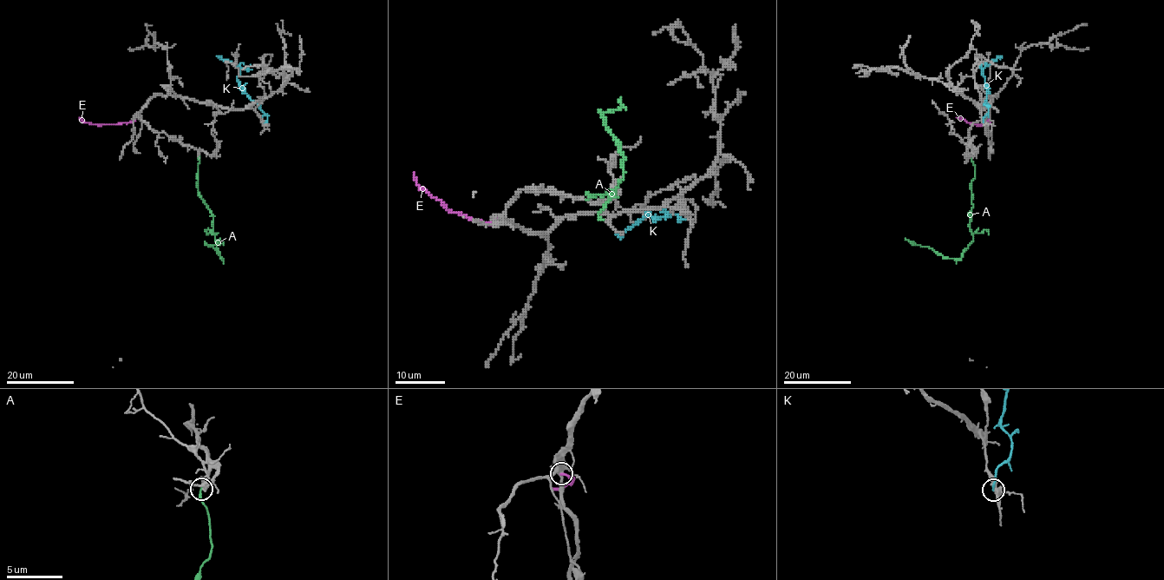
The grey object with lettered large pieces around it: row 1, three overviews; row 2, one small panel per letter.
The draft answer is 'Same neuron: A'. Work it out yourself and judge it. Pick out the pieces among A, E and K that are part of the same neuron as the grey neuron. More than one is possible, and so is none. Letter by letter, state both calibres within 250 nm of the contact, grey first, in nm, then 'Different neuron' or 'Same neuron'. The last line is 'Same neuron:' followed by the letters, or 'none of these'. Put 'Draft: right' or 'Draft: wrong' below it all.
A: Thickness 550 nm (grey) against 180 nm. Same neuron
E: Thickness 500 nm (grey) against 240 nm. Different neuron
K: Thickness 400 nm (grey) against 180 nm. Different neuron
Same neuron: A
Draft: right

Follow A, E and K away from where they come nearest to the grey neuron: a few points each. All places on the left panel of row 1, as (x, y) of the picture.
A: (198, 157), (198, 194), (212, 217), (212, 227), (222, 260), (219, 253), (207, 245), (218, 244), (220, 238)
E: (134, 119), (96, 124), (85, 122), (78, 117)
K: (264, 123), (268, 116), (239, 85), (237, 66), (219, 56)

